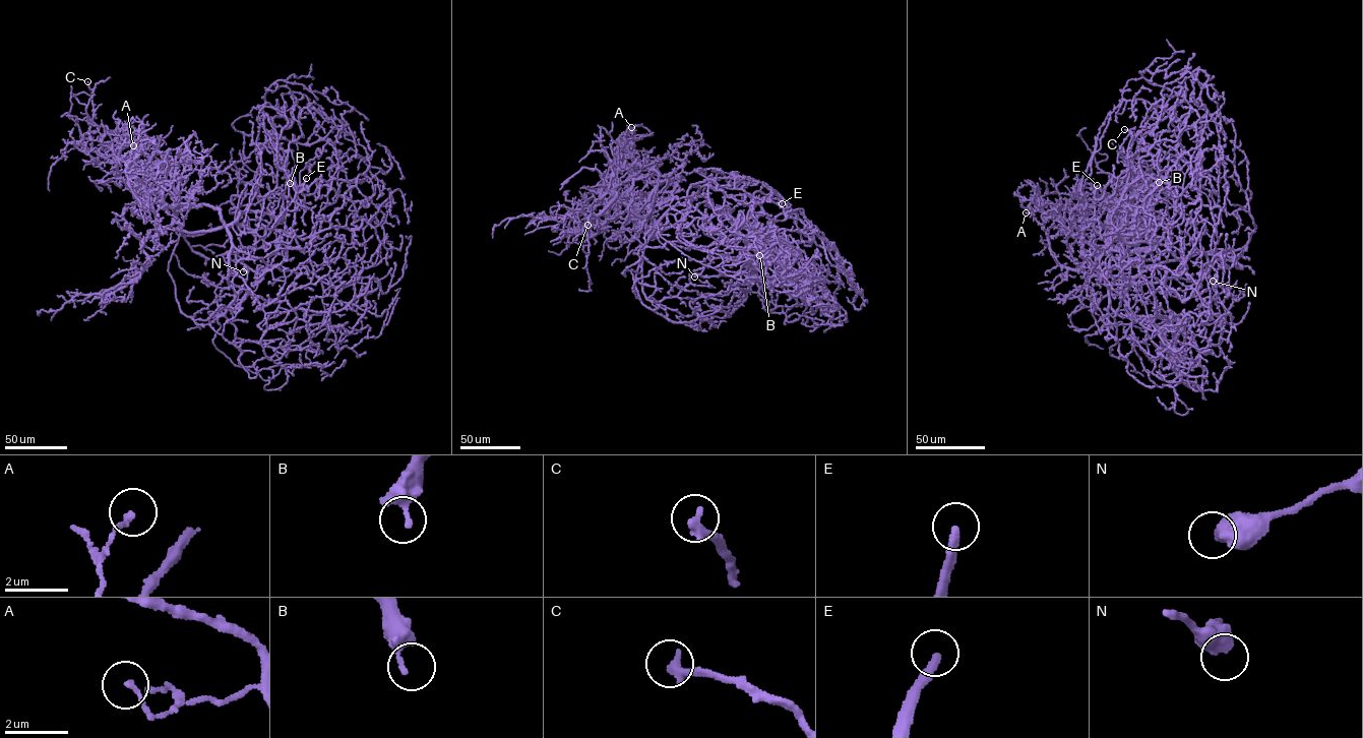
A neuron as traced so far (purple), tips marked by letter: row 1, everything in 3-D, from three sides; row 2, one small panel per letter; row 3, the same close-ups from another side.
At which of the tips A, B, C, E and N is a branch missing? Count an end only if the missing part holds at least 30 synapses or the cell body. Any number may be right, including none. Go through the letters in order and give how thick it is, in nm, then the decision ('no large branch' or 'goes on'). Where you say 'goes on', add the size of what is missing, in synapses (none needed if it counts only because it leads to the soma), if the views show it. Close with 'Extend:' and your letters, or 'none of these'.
A: 160 nm thick; no large branch
B: 240 nm thick; goes on; about 40 synapses
C: 280 nm thick; no large branch
E: 280 nm thick; goes on; about 90 synapses
N: 650 nm thick; no large branch
Extend: B, E

